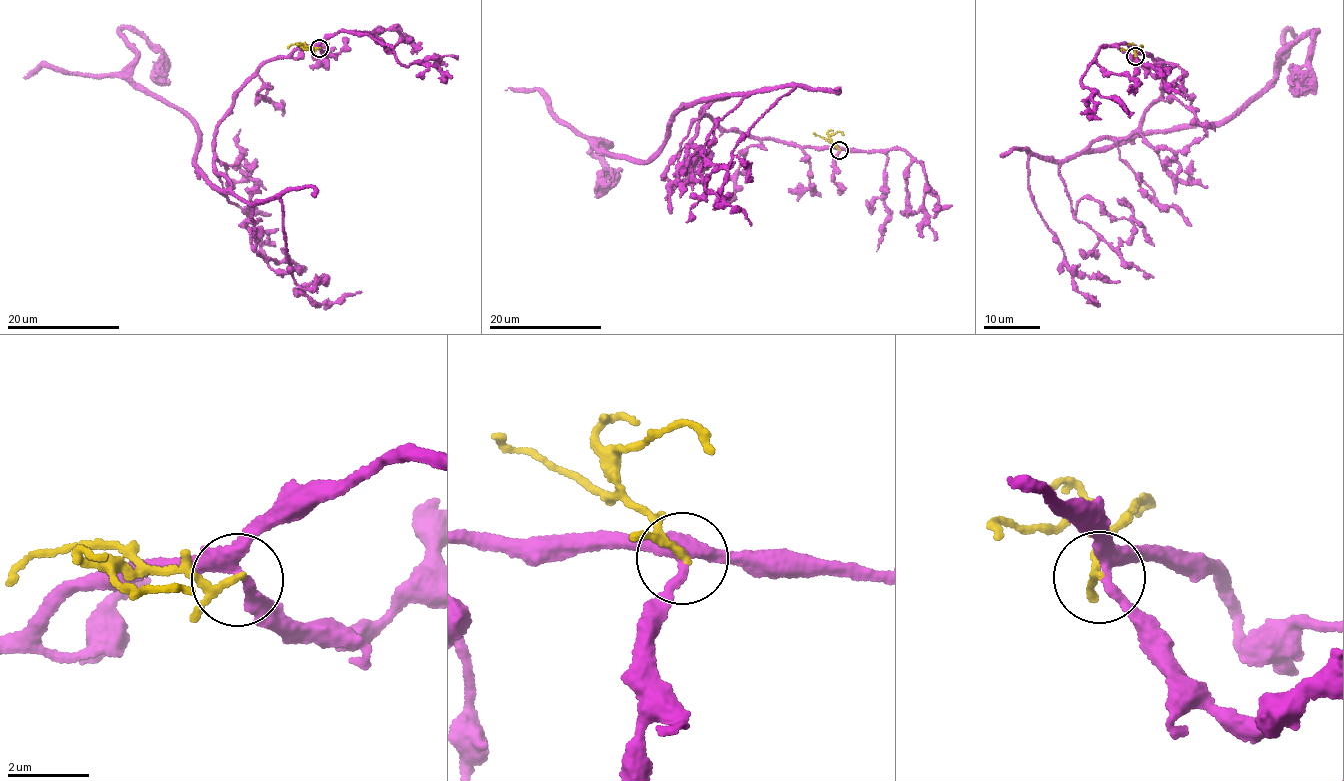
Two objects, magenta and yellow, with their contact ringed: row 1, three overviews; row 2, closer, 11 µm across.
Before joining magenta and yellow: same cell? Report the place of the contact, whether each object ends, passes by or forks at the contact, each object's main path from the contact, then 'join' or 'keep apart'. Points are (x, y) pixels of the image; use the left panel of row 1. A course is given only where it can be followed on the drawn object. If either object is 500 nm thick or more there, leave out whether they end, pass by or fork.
place (319, 48); magenta forks; yellow passes by; course magenta (319, 47), (237, 92), (227, 190), (121, 31), (165, 82); course yellow (319, 47), (302, 47), (313, 50); keep apart

